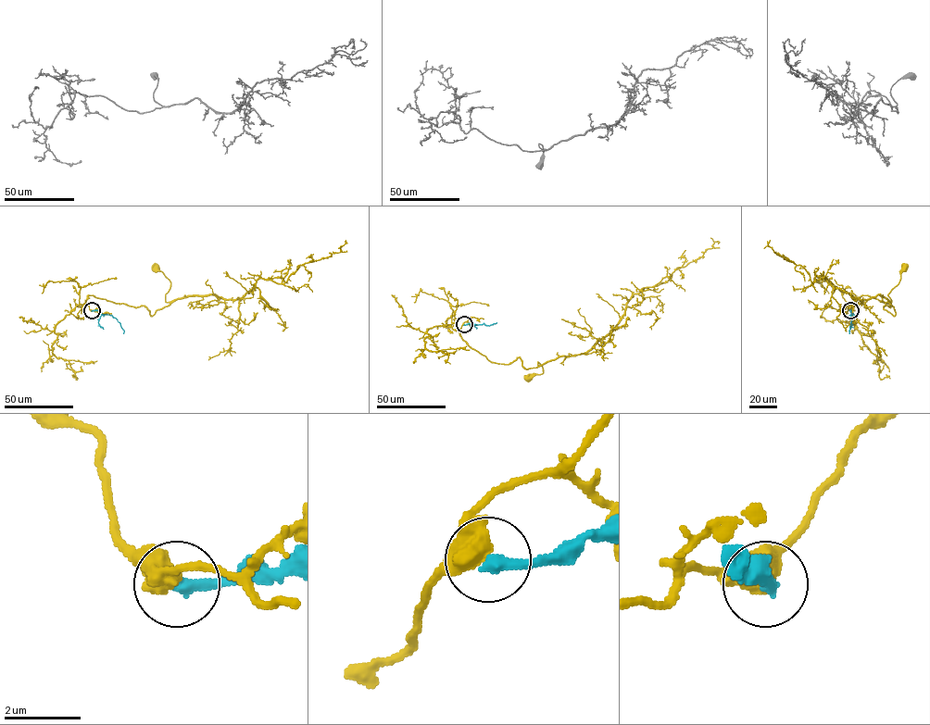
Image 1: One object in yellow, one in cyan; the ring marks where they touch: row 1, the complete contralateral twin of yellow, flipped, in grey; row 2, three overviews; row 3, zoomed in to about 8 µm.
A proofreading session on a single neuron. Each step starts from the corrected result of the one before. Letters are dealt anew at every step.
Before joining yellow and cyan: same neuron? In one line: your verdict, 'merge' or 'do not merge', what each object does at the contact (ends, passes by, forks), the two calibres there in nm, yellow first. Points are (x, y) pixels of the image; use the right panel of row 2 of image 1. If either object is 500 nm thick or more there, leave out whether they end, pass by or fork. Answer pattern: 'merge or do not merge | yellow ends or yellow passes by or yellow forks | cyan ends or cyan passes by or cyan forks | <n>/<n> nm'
do not merge | 500/340 nm

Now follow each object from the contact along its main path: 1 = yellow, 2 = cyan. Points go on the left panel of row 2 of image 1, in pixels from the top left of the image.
1: (92, 311), (88, 295), (144, 306), (153, 315), (167, 306), (170, 283), (156, 268)
2: (92, 311), (111, 315), (120, 323), (123, 333)

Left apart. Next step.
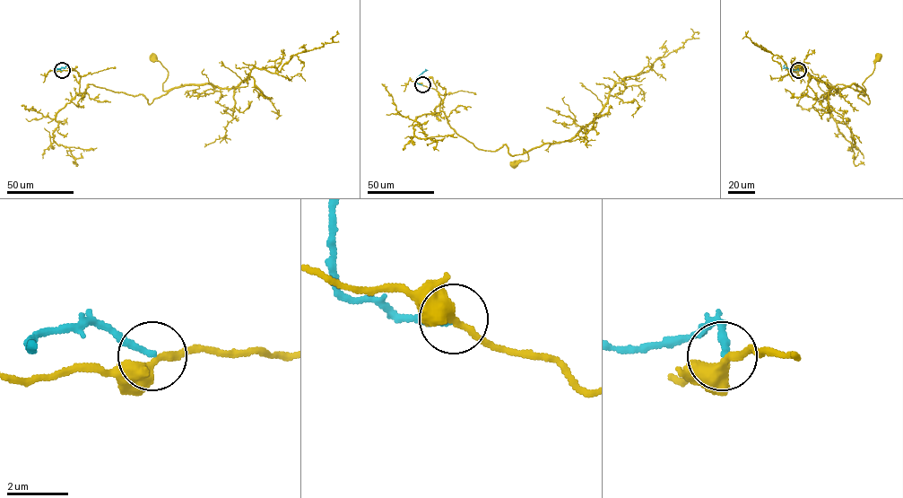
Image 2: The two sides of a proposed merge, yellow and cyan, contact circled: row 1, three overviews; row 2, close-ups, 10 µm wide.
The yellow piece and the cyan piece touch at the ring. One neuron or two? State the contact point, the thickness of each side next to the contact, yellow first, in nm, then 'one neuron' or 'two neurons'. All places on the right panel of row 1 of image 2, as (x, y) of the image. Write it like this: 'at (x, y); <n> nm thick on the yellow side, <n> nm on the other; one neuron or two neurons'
at (798, 70); 400 nm thick on the yellow side, 200 nm on the other; two neurons

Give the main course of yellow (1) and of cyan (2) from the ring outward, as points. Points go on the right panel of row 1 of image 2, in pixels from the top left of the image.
1: (798, 70), (825, 92), (843, 84), (863, 91), (858, 96), (868, 103), (863, 82), (878, 58)
2: (798, 70), (785, 67), (785, 65)

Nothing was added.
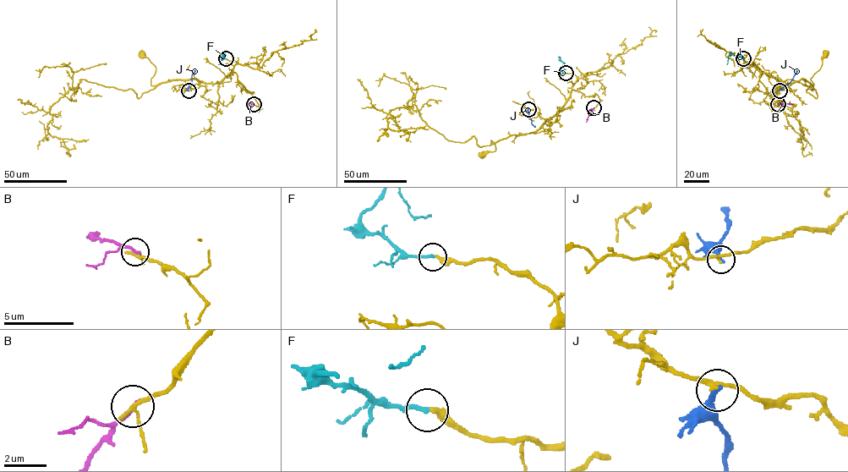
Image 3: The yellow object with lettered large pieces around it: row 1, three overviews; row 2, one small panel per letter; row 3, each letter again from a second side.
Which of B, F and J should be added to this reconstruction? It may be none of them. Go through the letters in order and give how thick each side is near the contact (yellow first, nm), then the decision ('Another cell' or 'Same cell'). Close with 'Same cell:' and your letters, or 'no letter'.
B: Thickness 190 nm (yellow) against 200 nm. Another cell
F: Thickness 320 nm (yellow) against 240 nm. Same cell
J: Thickness 190 nm (yellow) against 240 nm. Another cell
Same cell: F

